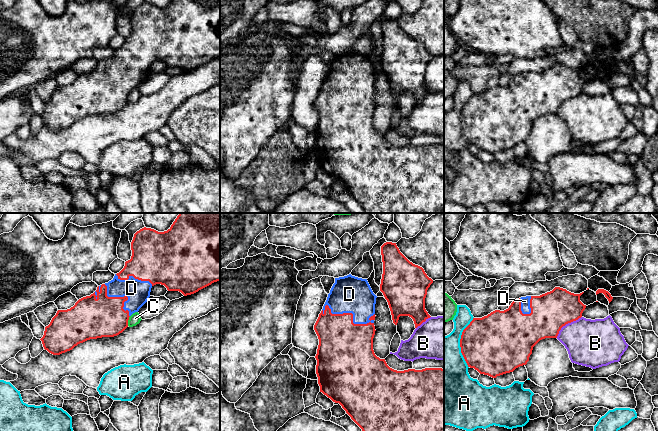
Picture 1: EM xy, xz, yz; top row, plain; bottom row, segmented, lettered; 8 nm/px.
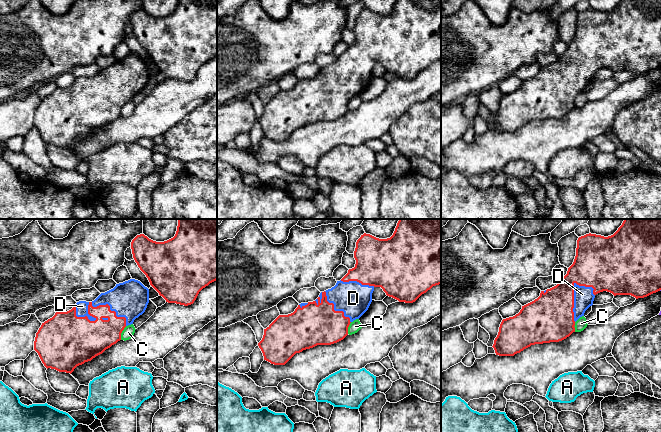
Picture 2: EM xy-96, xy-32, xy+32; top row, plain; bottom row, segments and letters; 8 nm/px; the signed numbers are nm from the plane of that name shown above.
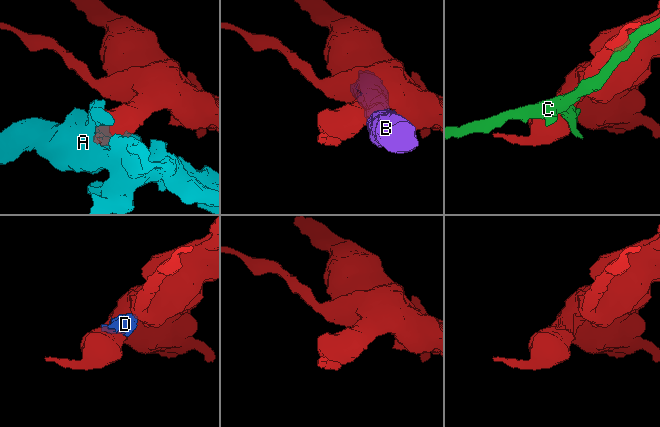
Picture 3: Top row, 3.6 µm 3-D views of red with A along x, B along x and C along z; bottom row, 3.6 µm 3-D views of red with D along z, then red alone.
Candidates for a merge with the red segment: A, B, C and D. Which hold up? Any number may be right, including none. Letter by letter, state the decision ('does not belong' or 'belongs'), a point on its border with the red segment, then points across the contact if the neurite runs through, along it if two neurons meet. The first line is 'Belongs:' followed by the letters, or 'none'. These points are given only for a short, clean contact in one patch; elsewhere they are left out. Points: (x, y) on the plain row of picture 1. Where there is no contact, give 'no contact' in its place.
Belongs: D
A: does not belong; contact yz (460, 118)
B: does not belong; contact yz (566, 99)
C: does not belong; contact xy (127, 97)
D: belongs; contact xz (349, 89)

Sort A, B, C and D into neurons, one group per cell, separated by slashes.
A / B / C / D

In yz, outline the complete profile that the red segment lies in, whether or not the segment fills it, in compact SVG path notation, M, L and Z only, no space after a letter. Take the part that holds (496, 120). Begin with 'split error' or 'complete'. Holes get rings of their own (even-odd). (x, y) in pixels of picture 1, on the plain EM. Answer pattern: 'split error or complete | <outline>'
split error | M555 63L552 67L547 68L545 70L542 70L540 72L526 72L526 73L521 73L519 75L514 76L511 81L509 82L508 85L504 87L500 86L495 86L488 90L487 92L484 92L482 94L473 94L473 96L470 98L470 100L463 106L461 115L460 115L460 123L461 123L461 129L470 144L474 144L477 146L480 150L488 151L492 154L496 154L497 152L513 148L516 144L526 141L527 138L529 137L529 133L532 130L533 123L542 115L545 114L557 114L559 107L563 102L565 102L568 99L571 99L573 97L578 96L579 94L582 93L582 89L586 84L586 81L584 81L580 77L580 72L584 68L580 70L574 70L566 65L560 64L560 63Z

